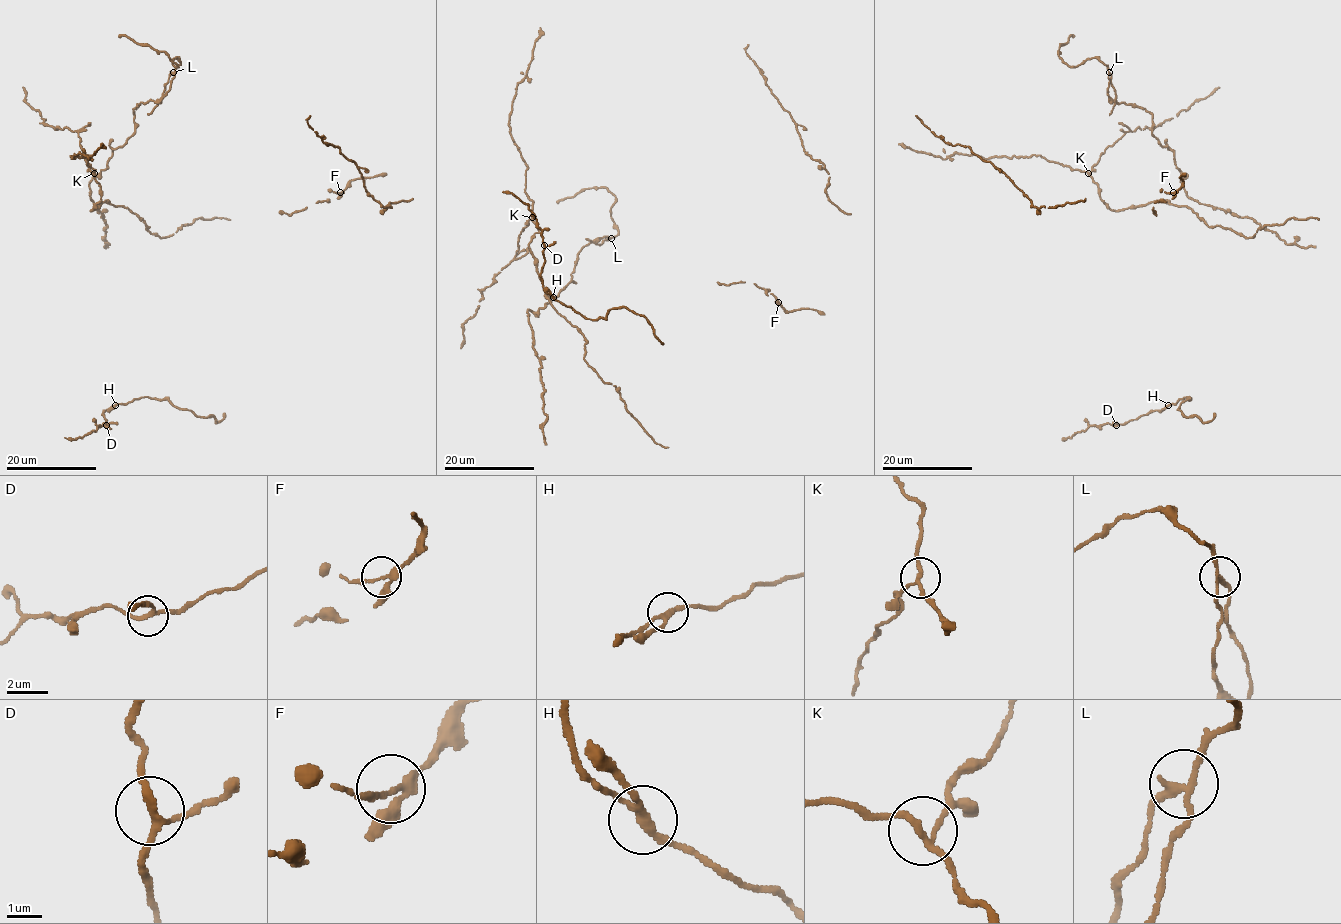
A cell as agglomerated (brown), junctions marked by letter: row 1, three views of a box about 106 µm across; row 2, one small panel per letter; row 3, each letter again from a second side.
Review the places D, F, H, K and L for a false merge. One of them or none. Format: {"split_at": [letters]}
{"split_at": ["L"]}

